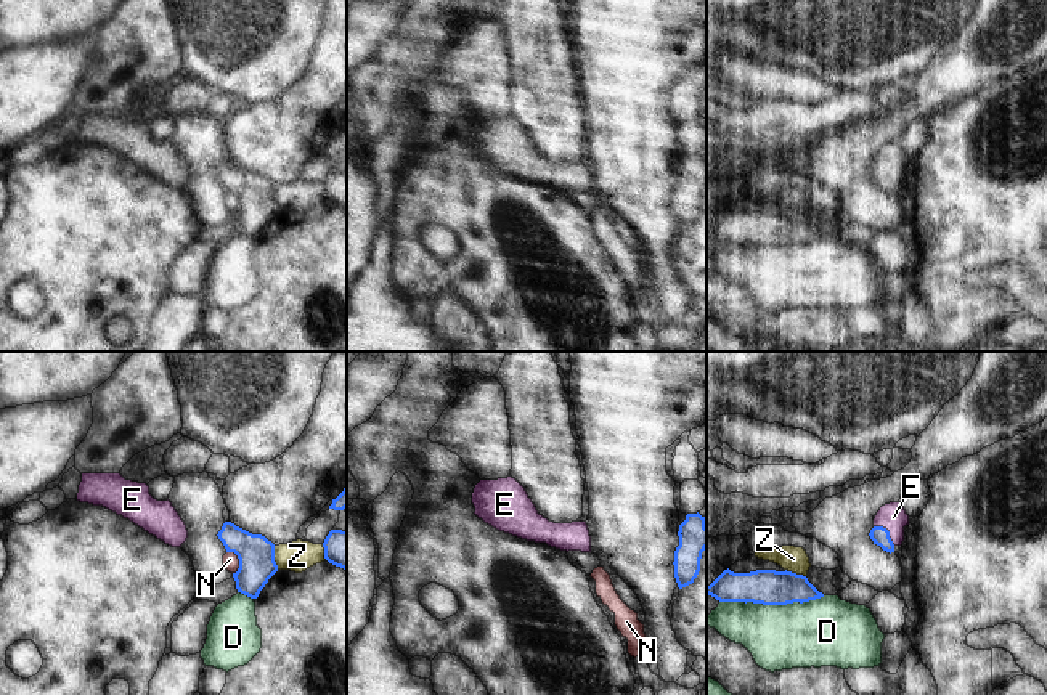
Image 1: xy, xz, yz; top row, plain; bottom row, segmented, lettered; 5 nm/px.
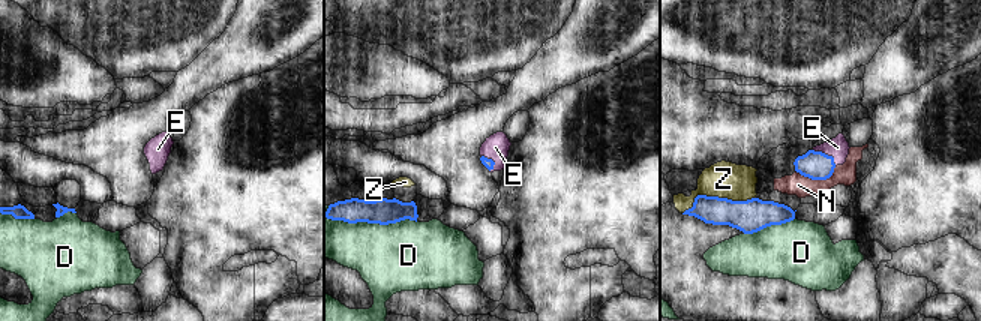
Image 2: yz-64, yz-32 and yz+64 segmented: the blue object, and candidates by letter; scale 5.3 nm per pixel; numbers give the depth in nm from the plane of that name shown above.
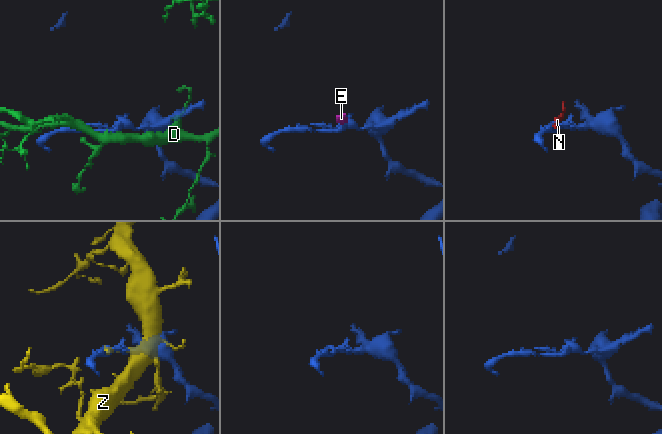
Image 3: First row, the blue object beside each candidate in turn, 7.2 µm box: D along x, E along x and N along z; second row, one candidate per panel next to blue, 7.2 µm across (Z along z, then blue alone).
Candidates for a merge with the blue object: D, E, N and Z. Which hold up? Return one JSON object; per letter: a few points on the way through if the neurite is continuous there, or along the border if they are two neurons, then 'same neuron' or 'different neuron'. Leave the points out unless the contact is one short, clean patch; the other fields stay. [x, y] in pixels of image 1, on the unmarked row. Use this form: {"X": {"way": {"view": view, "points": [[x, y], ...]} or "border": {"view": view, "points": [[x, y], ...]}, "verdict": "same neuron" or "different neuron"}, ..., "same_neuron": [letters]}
{"D": {"verdict": "different neuron"}, "E": {"way": {"view": "yz", "points": [[880, 177], [888, 172], [888, 162], [893, 158]]}, "verdict": "same neuron"}, "N": {"border": {"view": "xy", "points": [[227, 191], [232, 191], [238, 199], [238, 209], [233, 214]]}, "verdict": "different neuron"}, "Z": {"verdict": "different neuron"}, "same_neuron": ["E"]}

